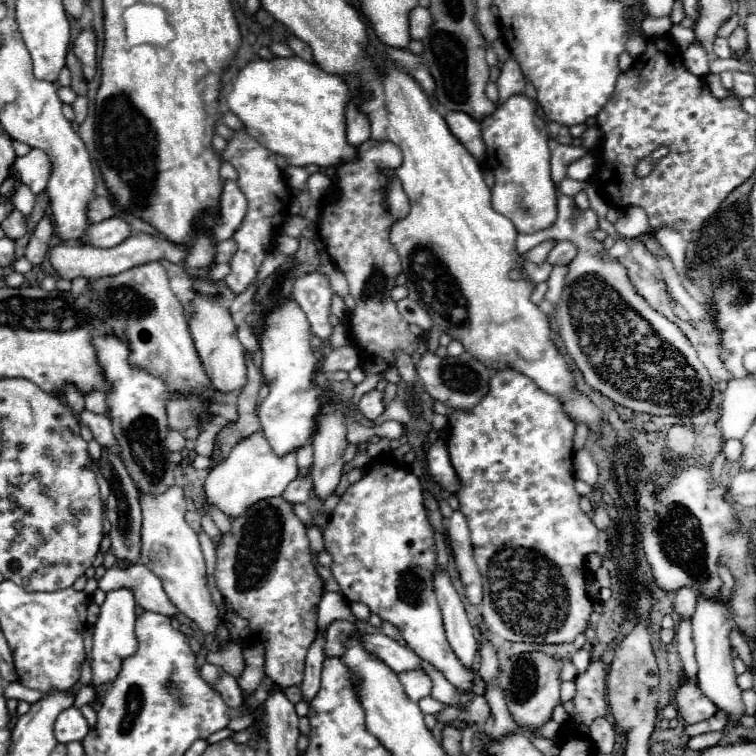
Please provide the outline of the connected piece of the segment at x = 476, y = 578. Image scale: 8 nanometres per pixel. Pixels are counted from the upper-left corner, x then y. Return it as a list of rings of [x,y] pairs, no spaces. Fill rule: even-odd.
[[[454,513],[446,523],[446,537],[450,541],[454,563],[460,573],[460,581],[466,589],[466,599],[472,605],[482,603],[482,577],[478,573],[476,561],[472,557],[472,543],[470,543],[470,529],[468,521],[462,513]]]

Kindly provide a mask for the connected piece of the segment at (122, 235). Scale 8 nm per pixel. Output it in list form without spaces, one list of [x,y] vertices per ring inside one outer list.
[[[110,217],[102,223],[90,225],[90,233],[86,233],[86,245],[90,247],[116,247],[124,239],[130,237],[130,227],[120,217]]]

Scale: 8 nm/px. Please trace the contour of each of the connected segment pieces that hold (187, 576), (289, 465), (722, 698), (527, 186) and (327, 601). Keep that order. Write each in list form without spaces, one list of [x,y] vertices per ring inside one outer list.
[[[172,485],[166,493],[150,495],[138,493],[140,509],[142,509],[142,555],[140,563],[146,565],[154,575],[160,577],[162,587],[170,601],[190,619],[194,621],[204,633],[216,631],[218,607],[212,603],[210,589],[206,585],[206,565],[200,549],[200,541],[196,531],[186,523],[186,503],[184,493],[180,487]]]
[[[254,433],[248,439],[240,441],[222,463],[210,469],[206,483],[204,483],[204,491],[206,491],[208,505],[218,507],[224,515],[230,517],[230,521],[234,521],[234,517],[240,517],[242,513],[246,513],[246,509],[250,509],[254,501],[262,501],[268,497],[280,497],[286,485],[296,479],[296,475],[298,475],[296,453],[278,457],[270,449],[270,445],[266,445],[264,435]]]
[[[720,565],[720,577],[722,577],[724,585],[720,589],[718,599],[698,597],[696,613],[692,617],[692,639],[694,639],[694,645],[696,645],[696,661],[698,661],[698,667],[700,667],[698,687],[720,711],[726,713],[726,717],[732,725],[738,725],[738,721],[744,717],[744,703],[742,703],[742,697],[740,697],[742,691],[736,685],[736,673],[734,673],[734,667],[732,667],[730,639],[728,639],[728,633],[732,629],[732,621],[730,621],[730,609],[724,603],[730,597],[734,577],[724,565]]]
[[[514,95],[506,103],[498,105],[496,113],[488,115],[480,123],[482,139],[486,143],[488,163],[494,171],[494,187],[492,187],[492,207],[508,217],[518,233],[536,233],[538,229],[548,229],[556,221],[556,185],[550,177],[550,149],[548,149],[548,133],[546,121],[538,115],[536,105],[526,95]]]
[[[326,591],[322,595],[322,601],[318,605],[318,631],[326,635],[326,629],[332,621],[336,619],[346,619],[346,621],[356,621],[356,617],[350,611],[350,605],[342,593],[330,593]]]

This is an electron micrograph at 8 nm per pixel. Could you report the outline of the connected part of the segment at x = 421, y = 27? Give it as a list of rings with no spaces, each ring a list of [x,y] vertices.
[[[416,7],[410,13],[410,33],[412,33],[412,39],[422,41],[426,37],[426,33],[430,31],[430,25],[432,25],[432,15],[430,15],[428,9]]]

